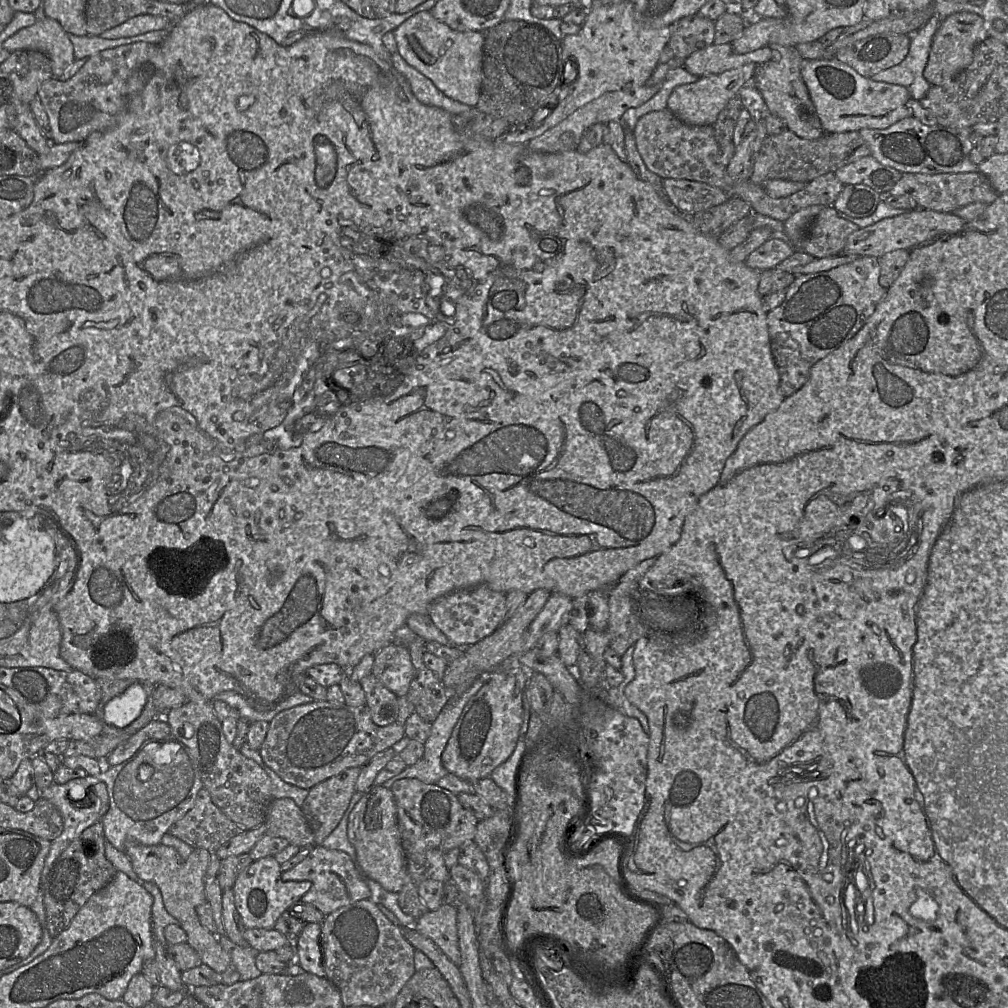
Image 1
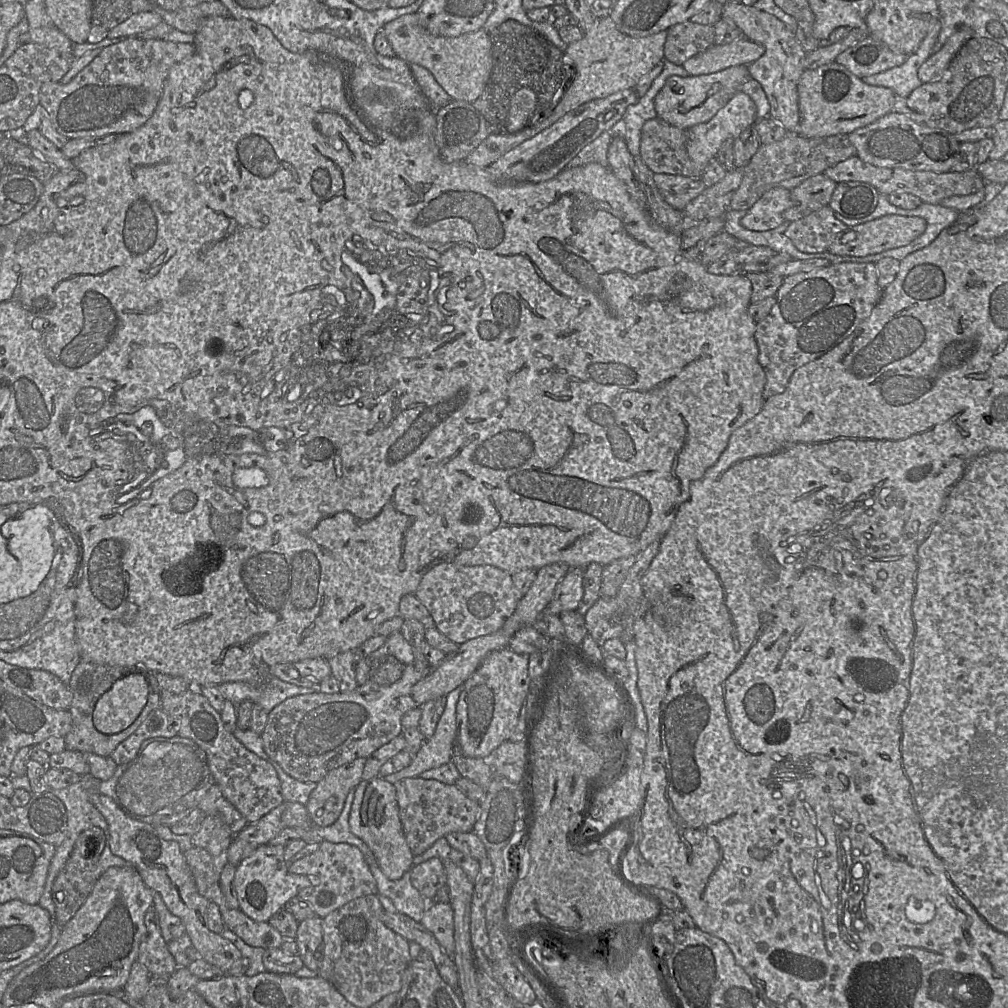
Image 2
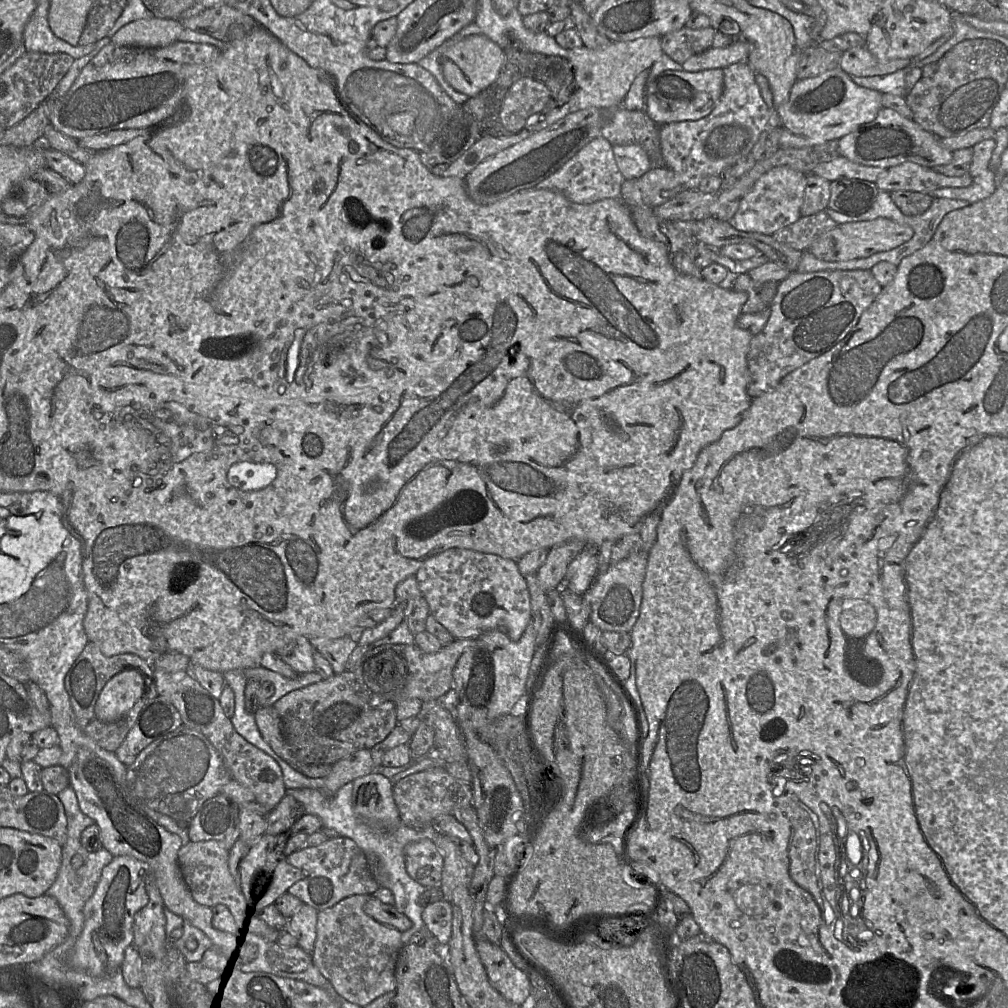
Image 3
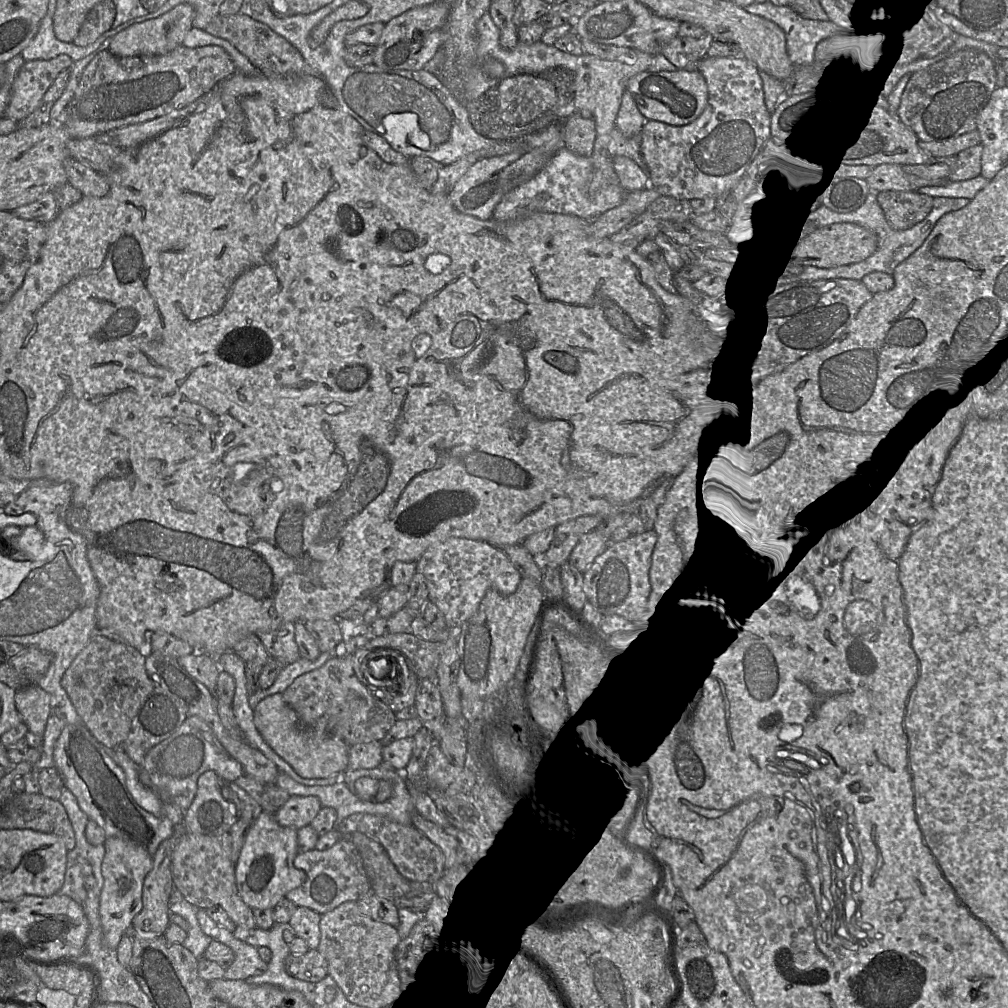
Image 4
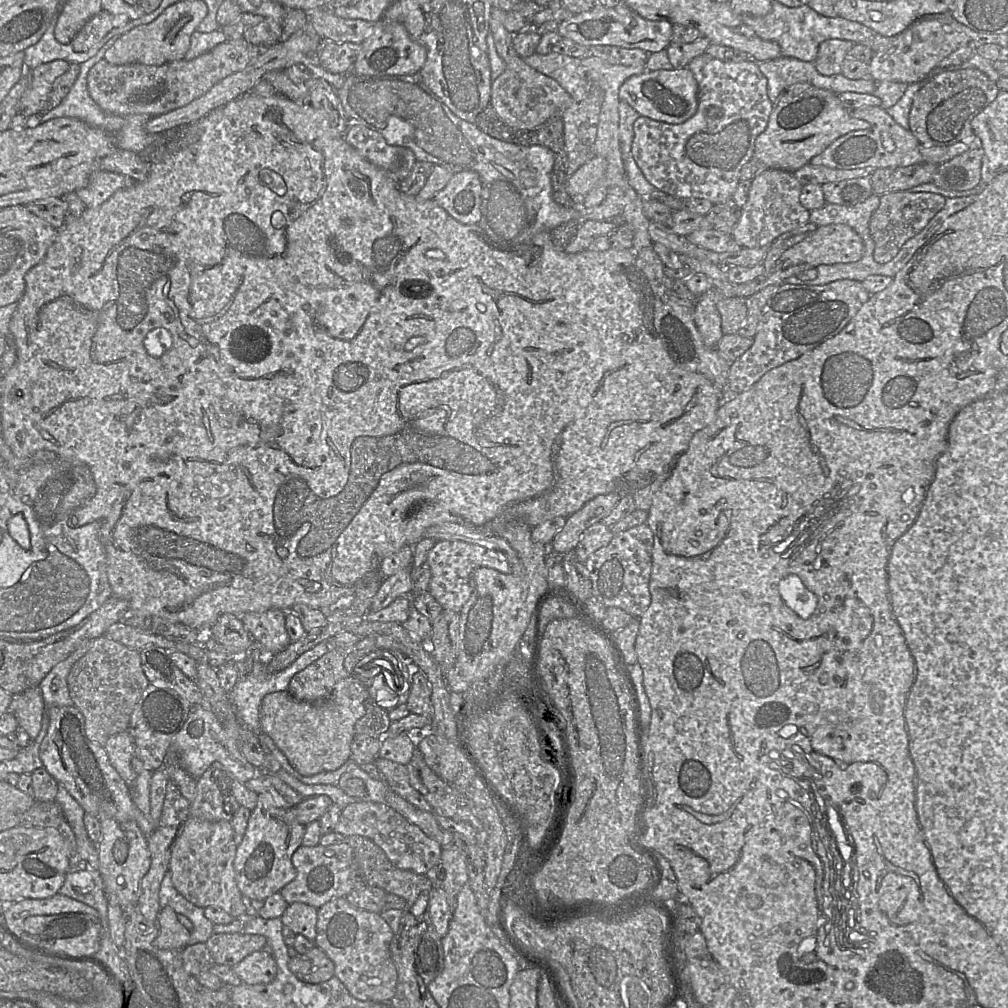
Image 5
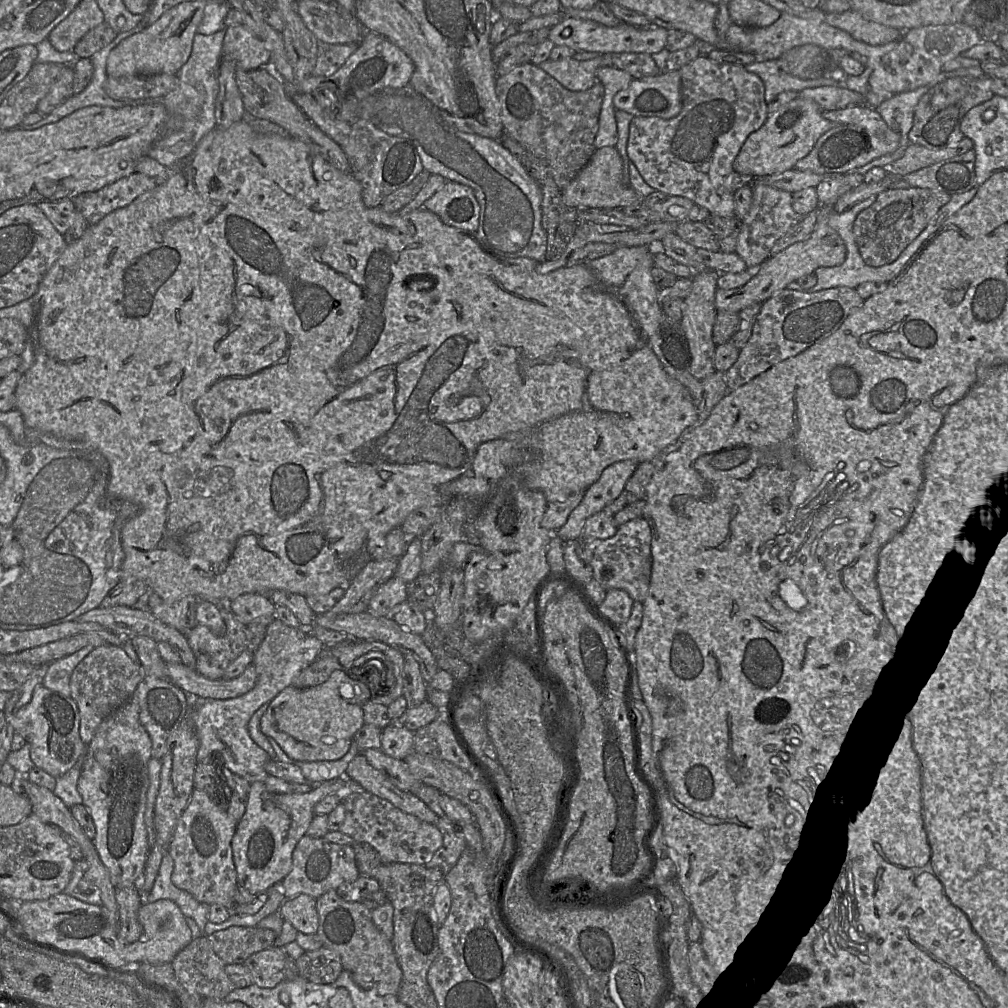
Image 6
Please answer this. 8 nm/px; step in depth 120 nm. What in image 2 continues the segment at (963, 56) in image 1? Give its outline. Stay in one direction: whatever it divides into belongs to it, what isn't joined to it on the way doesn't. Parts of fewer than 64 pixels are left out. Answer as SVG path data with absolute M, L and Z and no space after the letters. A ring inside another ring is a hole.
M960 25L943 47L920 66L918 77L922 84L938 80L961 47L971 38L973 38L973 30L969 26Z

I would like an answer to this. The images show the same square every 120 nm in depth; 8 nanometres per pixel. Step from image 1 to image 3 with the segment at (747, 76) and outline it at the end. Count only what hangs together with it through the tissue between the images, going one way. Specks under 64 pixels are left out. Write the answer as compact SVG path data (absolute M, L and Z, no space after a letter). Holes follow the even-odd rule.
M709 69L699 72L666 70L653 82L646 83L644 112L658 126L682 121L696 121L709 115L716 106L723 91L723 69Z

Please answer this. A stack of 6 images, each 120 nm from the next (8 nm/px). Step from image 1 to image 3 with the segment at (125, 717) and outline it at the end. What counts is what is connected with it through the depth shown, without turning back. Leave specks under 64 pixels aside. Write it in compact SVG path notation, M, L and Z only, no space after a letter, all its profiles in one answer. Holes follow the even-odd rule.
M135 669L120 672L104 686L95 705L96 717L105 723L123 718L143 696L145 679Z

